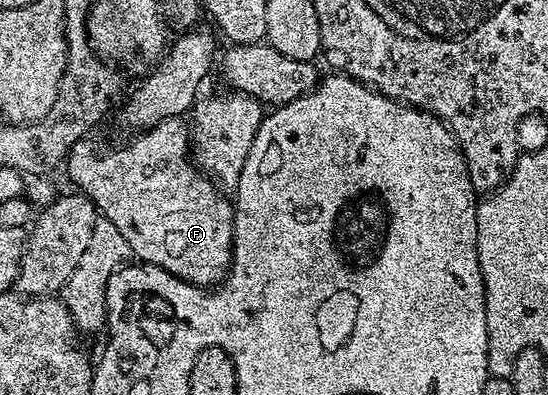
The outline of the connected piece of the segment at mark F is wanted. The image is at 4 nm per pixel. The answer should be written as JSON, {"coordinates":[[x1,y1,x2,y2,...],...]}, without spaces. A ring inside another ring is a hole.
{"coordinates":[[181,118,163,120,153,128,147,128,132,138,134,140,130,144,123,145,121,149,93,148,92,139,81,140,69,151,67,169,69,168,70,178,81,187,78,189,93,201,98,213,104,219,109,220,111,226,119,229,119,234,123,234,123,238,127,238,127,246,130,253,140,263,159,266,163,270,170,272,175,278,185,280,188,284,197,284,200,288,211,288,220,284,228,276,229,265,233,262,233,213,235,208,230,201,228,204,223,197,217,196,217,192,219,193,218,185,195,167,191,159,191,132,187,127,186,121]]}

